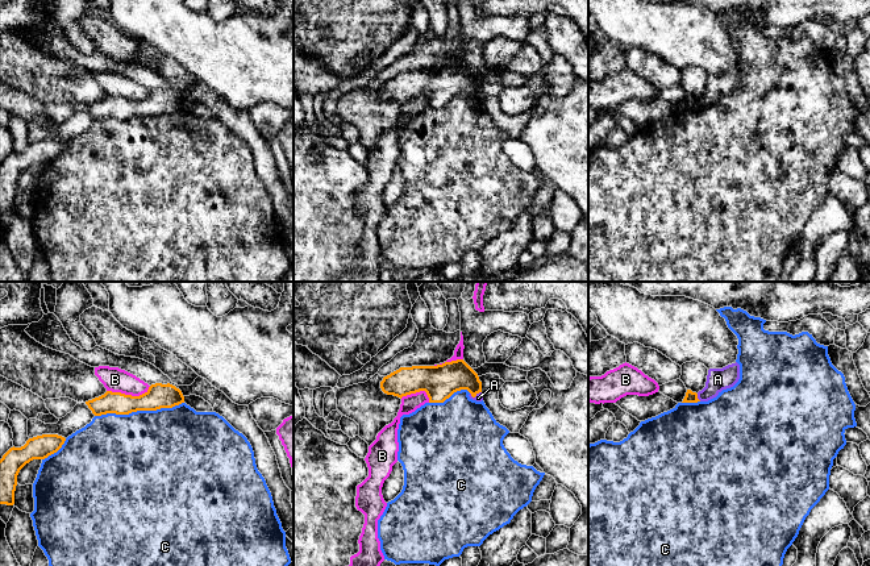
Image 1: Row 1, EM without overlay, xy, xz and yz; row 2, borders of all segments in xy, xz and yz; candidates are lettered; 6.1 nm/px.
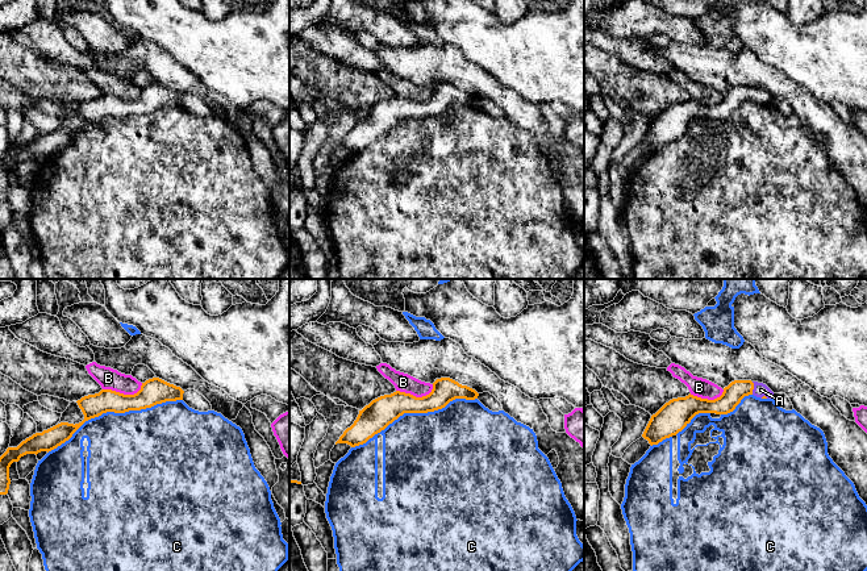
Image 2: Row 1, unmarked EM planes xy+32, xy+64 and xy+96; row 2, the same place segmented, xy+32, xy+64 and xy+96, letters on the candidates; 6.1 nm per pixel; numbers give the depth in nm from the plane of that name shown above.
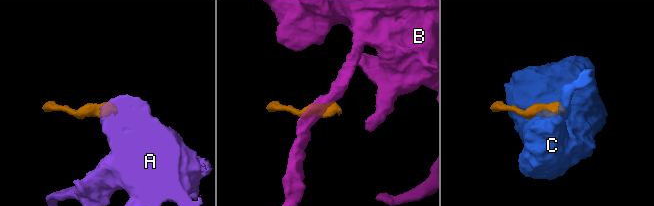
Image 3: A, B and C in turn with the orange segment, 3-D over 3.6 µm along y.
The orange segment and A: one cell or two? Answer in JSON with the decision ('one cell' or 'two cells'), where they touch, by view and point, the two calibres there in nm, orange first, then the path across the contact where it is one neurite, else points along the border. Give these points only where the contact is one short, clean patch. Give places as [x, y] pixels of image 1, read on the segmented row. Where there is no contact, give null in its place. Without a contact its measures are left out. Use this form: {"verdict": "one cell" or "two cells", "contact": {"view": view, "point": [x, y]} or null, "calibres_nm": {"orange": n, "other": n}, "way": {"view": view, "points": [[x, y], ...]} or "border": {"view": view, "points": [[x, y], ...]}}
{"verdict": "one cell", "contact": {"view": "yz", "point": [696, 398]}, "calibres_nm": {"orange": 70, "other": 140}, "way": {"view": "yz", "points": [[690, 396], [696, 398], [717, 379]]}}

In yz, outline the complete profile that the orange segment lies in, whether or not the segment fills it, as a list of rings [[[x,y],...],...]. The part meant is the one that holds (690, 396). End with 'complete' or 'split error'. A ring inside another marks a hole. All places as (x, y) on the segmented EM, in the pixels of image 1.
[[[732,363],[723,369],[709,369],[705,387],[696,392],[687,390],[682,403],[708,401],[716,398],[723,390],[733,387],[740,379],[740,365]]] | split error

